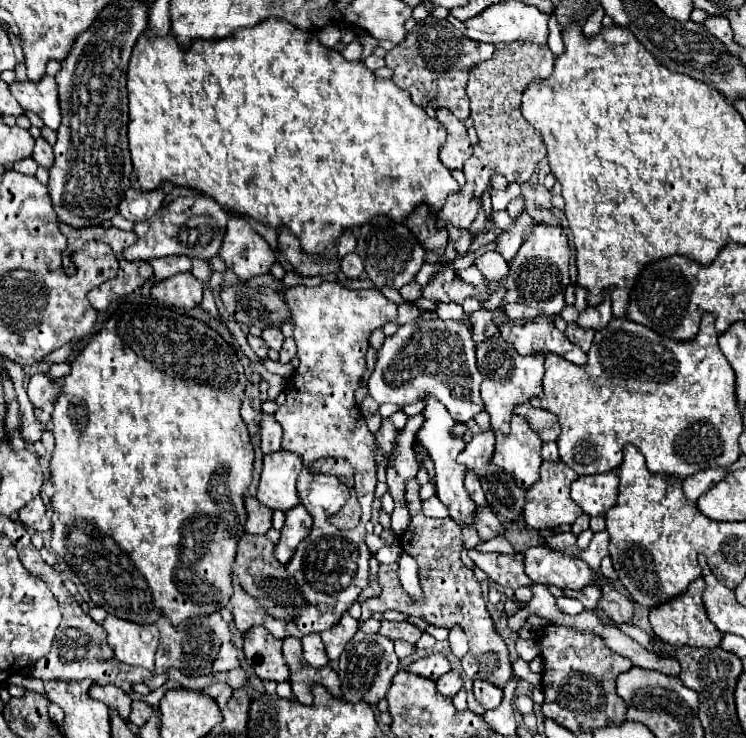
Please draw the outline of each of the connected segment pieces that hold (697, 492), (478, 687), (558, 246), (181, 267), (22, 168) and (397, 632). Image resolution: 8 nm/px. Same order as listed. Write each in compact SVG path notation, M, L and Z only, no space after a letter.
M712 468L712 470L698 472L698 474L690 476L690 478L686 478L686 480L682 482L686 500L692 502L692 504L696 504L696 500L698 500L708 488L712 488L720 478L724 478L724 476L726 476L726 470L722 470L722 468L718 468L718 470Z
M476 680L474 682L474 696L486 710L490 710L502 702L502 688L498 688L486 680Z
M538 224L534 228L532 236L520 246L514 260L510 262L508 276L502 278L500 282L490 282L488 294L480 294L474 286L464 284L460 278L456 278L452 282L446 282L444 292L448 294L448 298L452 302L462 304L464 298L468 298L468 296L478 298L478 300L488 300L498 286L504 286L506 288L504 304L506 302L518 302L518 304L540 308L546 314L560 314L560 310L564 308L564 290L570 284L570 280L568 280L568 260L570 260L570 248L568 248L568 238L566 238L564 230L558 228L558 226Z
M168 256L168 258L154 258L154 260L148 260L148 264L152 266L154 270L154 276L158 282L174 276L174 274L180 274L180 272L186 272L192 268L192 260L186 260L186 258L178 258L178 256Z
M26 158L26 160L20 160L20 162L16 162L12 168L14 168L16 172L20 172L20 174L30 174L30 176L34 176L34 174L36 174L36 168L38 168L38 164L36 164L32 158Z
M382 620L380 634L388 636L390 640L406 640L410 644L416 644L418 638L422 636L422 632L410 622L388 622L388 620Z

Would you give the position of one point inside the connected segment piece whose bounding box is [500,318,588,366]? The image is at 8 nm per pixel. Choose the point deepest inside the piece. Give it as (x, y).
(536, 337)

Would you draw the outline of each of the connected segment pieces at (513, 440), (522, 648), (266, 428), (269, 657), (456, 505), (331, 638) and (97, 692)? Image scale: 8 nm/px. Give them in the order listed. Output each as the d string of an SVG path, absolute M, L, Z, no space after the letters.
M512 416L512 430L508 436L496 432L496 450L492 462L514 478L518 488L528 490L540 480L542 440L530 432L522 416Z
M518 638L516 640L516 649L518 650L518 656L526 662L540 656L540 642L536 638L530 638L530 640Z
M262 414L260 436L262 436L262 452L264 454L280 450L280 444L282 444L282 426L274 420L274 416Z
M262 626L246 632L244 656L246 656L246 662L254 668L256 676L262 680L286 682L290 676L288 664L282 656L282 640L276 640Z
M426 396L424 398L426 408L424 408L424 426L418 432L418 442L422 442L422 446L428 450L434 468L436 468L436 496L438 500L448 508L450 518L458 524L458 526L470 526L474 524L474 514L476 514L476 504L470 500L466 488L464 488L464 476L466 476L466 466L456 462L456 456L462 452L462 448L466 446L466 442L462 438L452 436L452 428L454 428L454 420L450 418L450 414L446 412L446 408L442 408L442 404L438 404L438 400Z
M346 612L346 616L342 616L340 624L336 624L334 628L328 628L326 632L322 632L322 640L326 644L326 652L330 660L338 660L340 654L344 652L344 646L348 644L348 640L356 634L358 624L356 620Z
M94 684L94 686L90 686L90 692L88 694L90 694L90 698L96 698L96 700L104 702L108 708L118 710L124 718L128 718L132 700L120 688L116 688L116 686L96 686Z

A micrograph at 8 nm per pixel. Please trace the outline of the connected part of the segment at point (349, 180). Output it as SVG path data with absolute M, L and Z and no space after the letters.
M266 20L252 28L240 28L232 36L222 40L196 40L190 50L182 50L172 34L162 38L140 36L132 50L128 66L128 100L130 100L128 122L130 156L134 172L138 176L138 184L144 190L156 190L164 182L194 188L202 196L214 198L232 216L248 216L272 228L286 226L300 240L302 252L314 256L316 262L340 264L336 242L346 230L362 226L378 214L384 214L390 222L400 224L420 204L426 204L430 208L430 214L438 214L446 198L460 190L458 182L450 176L450 170L438 158L438 150L446 140L446 128L442 128L442 124L436 118L430 118L420 106L416 106L406 90L400 90L390 80L376 78L362 62L342 60L342 56L338 56L336 50L322 46L314 34L302 32L292 24L286 24L284 20Z

